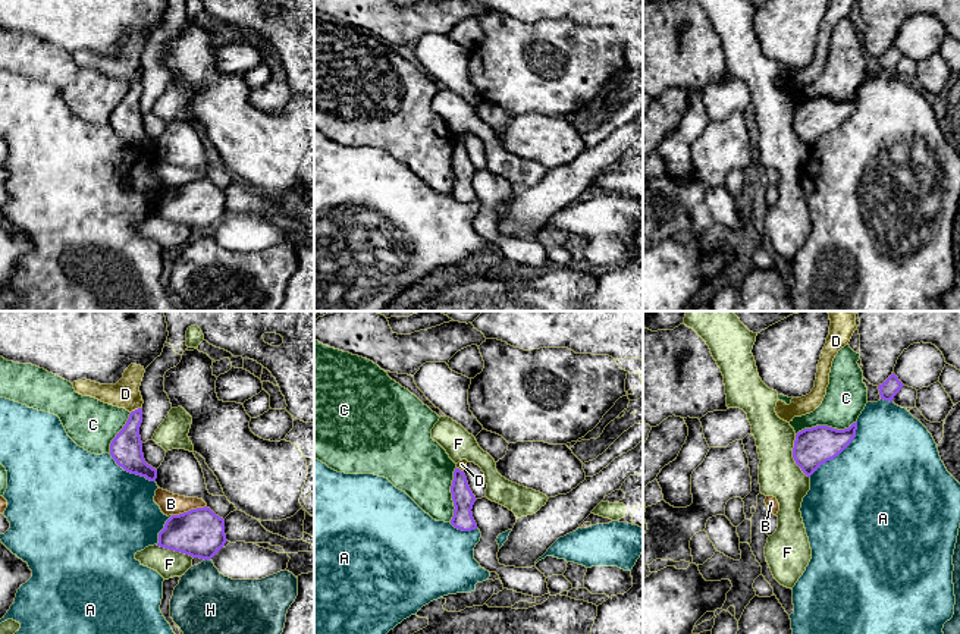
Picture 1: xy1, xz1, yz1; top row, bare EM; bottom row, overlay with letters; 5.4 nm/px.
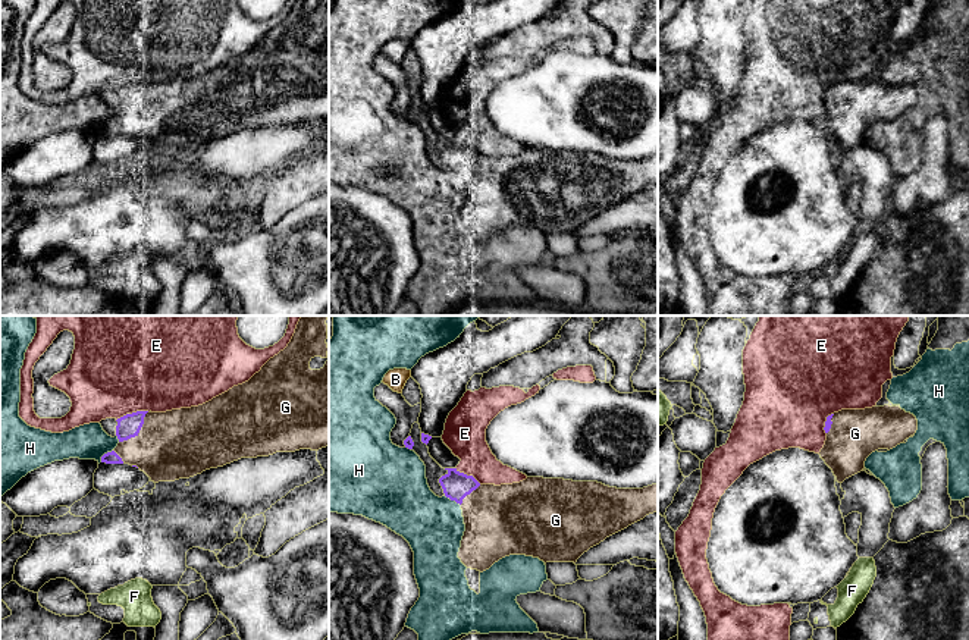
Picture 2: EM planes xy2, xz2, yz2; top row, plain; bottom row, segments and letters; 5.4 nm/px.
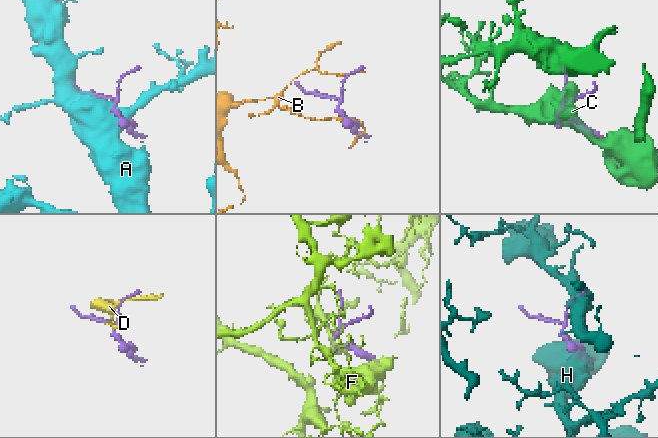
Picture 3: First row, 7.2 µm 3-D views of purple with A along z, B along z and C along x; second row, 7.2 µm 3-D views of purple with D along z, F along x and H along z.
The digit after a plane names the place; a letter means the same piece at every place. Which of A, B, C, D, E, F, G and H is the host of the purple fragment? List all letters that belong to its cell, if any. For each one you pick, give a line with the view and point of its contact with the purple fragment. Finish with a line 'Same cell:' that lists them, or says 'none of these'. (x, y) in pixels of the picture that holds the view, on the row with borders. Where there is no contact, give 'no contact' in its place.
G: contact xy2 (138, 432)
Same cell: G

